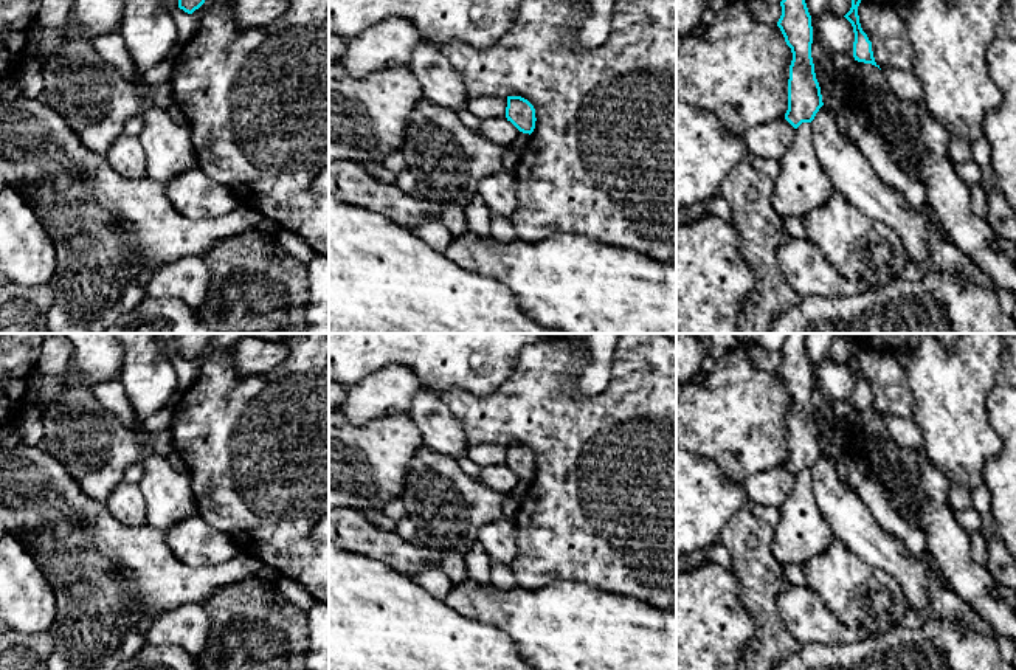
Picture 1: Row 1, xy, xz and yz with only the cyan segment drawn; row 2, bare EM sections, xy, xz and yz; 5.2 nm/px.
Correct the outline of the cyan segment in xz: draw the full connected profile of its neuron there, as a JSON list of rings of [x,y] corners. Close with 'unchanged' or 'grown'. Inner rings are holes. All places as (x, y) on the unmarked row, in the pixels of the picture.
[[[507,444],[506,465],[523,481],[530,482],[535,476],[535,456],[521,444]]]; unchanged

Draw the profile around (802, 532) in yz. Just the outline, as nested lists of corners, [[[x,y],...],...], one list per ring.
[[[802,470],[796,476],[796,487],[779,510],[780,520],[771,546],[779,566],[802,565],[822,554],[836,540],[819,512],[811,470]]]

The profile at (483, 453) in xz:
[[[478,442],[468,448],[467,454],[479,467],[506,464],[507,444]]]

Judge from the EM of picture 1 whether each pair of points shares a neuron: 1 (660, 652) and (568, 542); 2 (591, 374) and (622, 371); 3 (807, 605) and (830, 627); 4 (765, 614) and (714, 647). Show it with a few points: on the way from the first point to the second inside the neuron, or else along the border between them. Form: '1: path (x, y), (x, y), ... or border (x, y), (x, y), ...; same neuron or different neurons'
1: border (576, 580), (607, 591), (628, 593), (646, 602); different neurons
2: border (616, 349), (608, 383), (599, 393), (585, 396); different neurons
3: path (813, 611), (824, 622); same neuron
4: border (739, 587), (740, 604), (753, 622), (743, 653); different neurons

